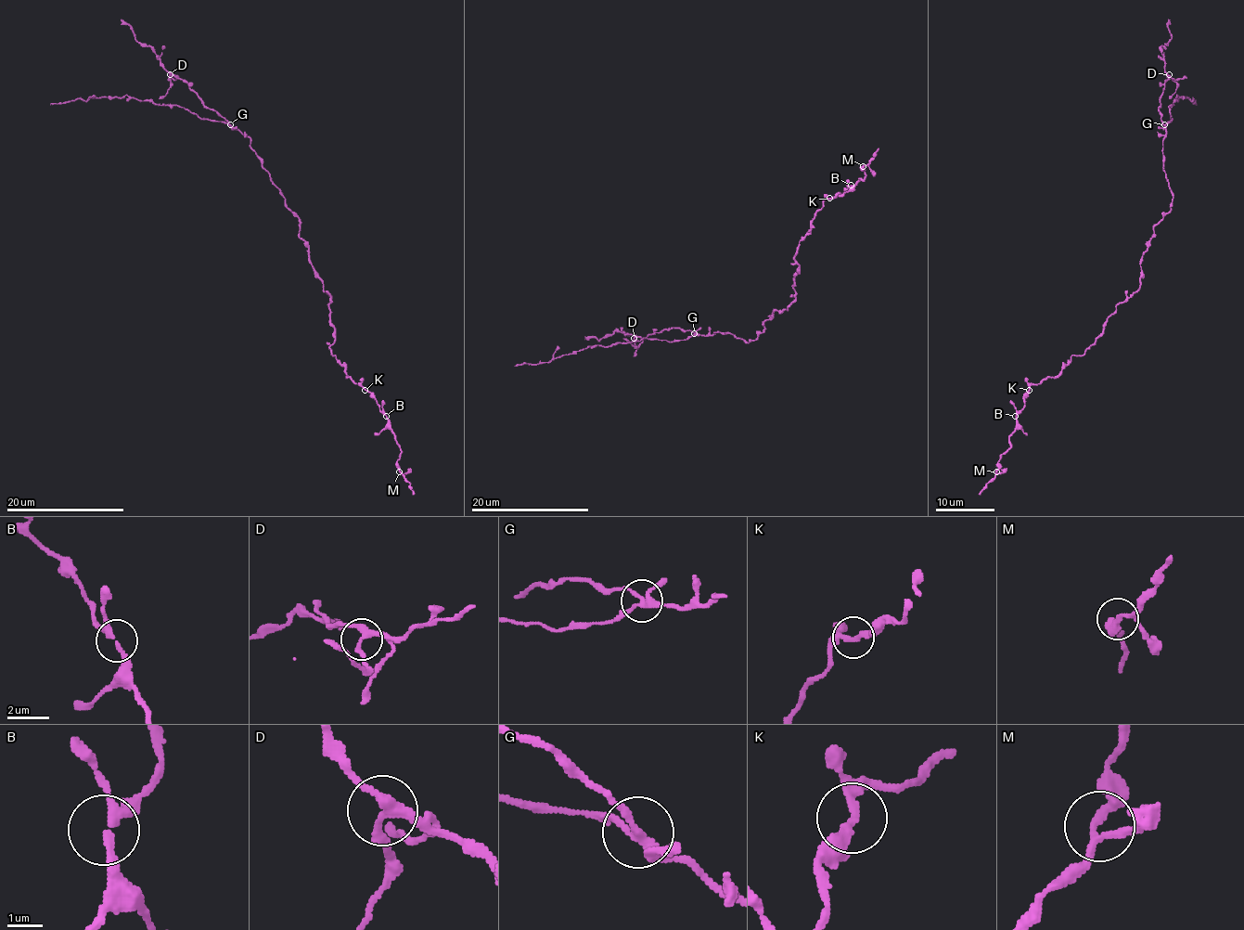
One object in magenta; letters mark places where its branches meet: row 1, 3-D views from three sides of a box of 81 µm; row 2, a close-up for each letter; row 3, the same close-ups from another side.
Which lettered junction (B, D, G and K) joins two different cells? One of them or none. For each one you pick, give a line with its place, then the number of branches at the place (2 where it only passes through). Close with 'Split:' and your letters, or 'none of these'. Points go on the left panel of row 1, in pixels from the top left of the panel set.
Split: none of these

